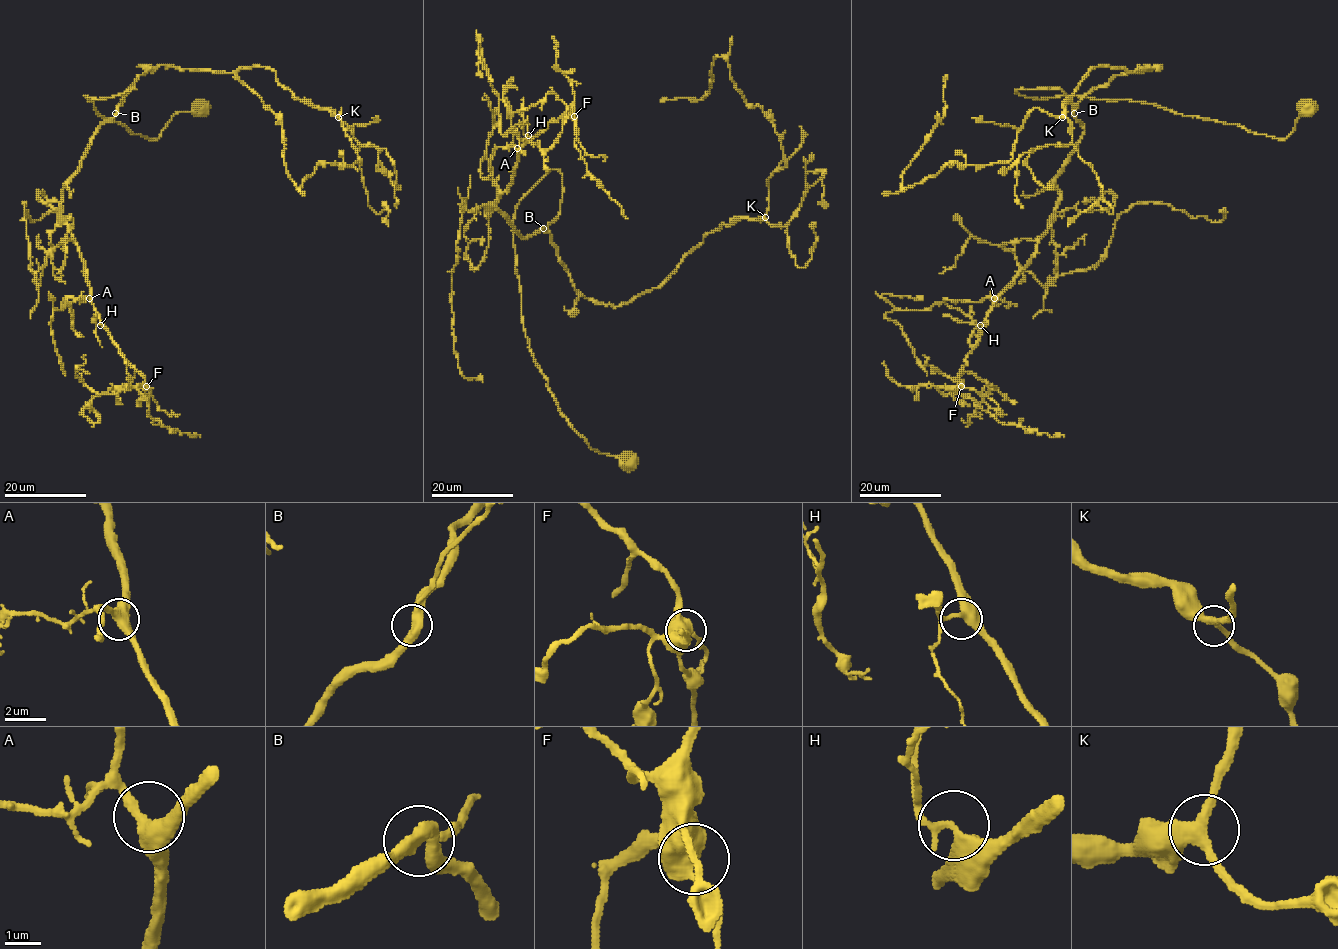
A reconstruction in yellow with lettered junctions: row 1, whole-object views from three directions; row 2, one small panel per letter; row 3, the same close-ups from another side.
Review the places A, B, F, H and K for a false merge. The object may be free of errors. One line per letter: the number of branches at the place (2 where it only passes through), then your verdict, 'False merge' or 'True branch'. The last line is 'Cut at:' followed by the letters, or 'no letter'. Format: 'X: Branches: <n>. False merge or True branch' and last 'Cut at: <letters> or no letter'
A: Branches: 3. True branch
B: Branches: 2. True branch
F: Branches: 3. True branch
H: Branches: 2. True branch
K: Branches: 3. True branch
Cut at: no letter

